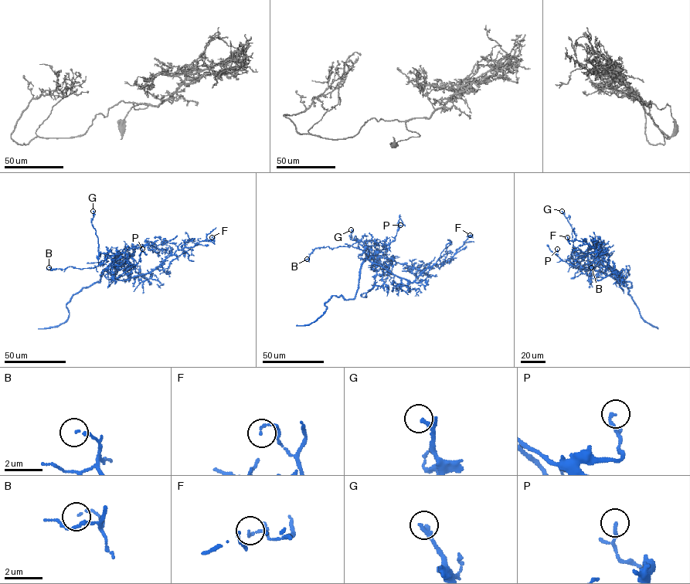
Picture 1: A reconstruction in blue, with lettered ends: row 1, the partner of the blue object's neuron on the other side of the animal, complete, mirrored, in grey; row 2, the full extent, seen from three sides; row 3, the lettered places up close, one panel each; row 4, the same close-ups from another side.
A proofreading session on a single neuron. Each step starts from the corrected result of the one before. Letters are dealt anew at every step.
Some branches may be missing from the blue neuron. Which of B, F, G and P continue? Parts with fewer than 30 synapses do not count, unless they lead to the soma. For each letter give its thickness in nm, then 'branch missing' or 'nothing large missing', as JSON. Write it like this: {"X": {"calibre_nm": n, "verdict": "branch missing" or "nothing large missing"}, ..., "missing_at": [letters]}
{"B": {"calibre_nm": 110, "verdict": "nothing large missing"}, "F": {"calibre_nm": 100, "verdict": "nothing large missing"}, "G": {"calibre_nm": 160, "verdict": "nothing large missing"}, "P": {"calibre_nm": 160, "verdict": "nothing large missing"}, "missing_at": []}

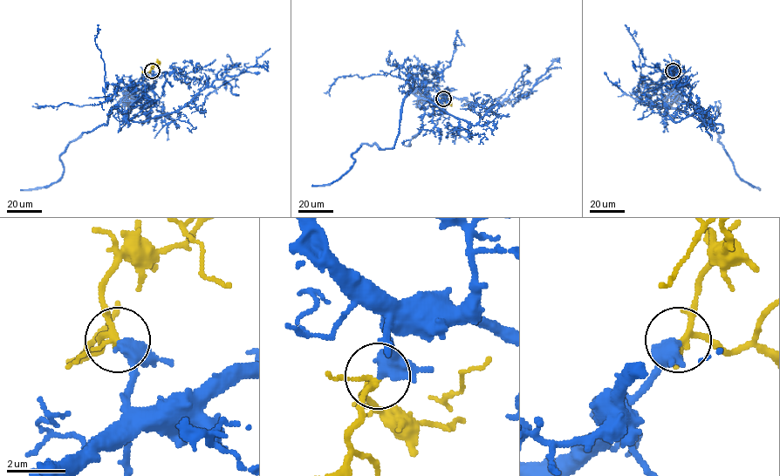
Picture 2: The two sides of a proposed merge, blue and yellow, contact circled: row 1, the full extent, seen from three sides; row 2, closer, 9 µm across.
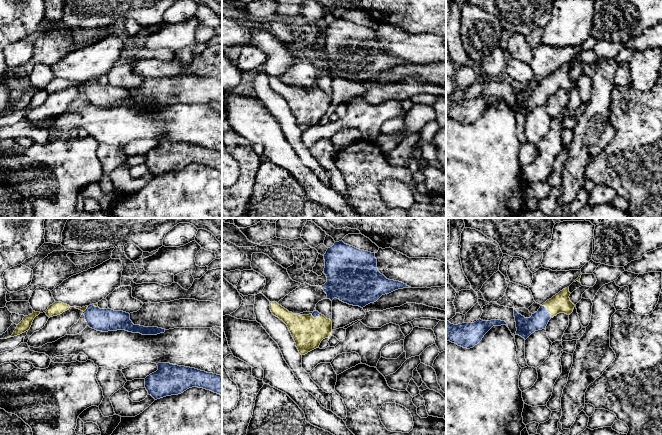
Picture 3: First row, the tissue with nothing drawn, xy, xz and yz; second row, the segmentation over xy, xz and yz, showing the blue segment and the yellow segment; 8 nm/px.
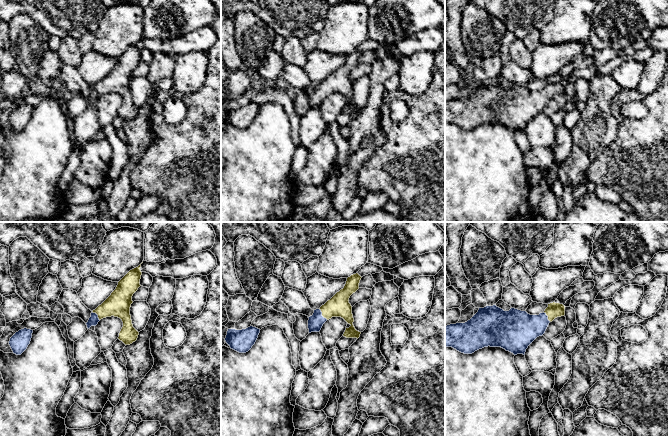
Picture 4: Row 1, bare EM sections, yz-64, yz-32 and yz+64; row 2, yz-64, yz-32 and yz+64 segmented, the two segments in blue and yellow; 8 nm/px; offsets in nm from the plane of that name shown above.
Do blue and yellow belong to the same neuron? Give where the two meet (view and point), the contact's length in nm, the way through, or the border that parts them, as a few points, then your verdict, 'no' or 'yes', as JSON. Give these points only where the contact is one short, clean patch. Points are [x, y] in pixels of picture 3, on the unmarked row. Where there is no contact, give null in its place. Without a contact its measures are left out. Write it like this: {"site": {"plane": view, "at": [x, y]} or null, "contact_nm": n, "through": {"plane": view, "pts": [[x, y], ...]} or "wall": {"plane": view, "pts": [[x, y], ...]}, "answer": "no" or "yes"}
{"site": {"plane": "yz", "at": [547, 86]}, "contact_nm": 130, "through": {"plane": "yz", "pts": [[525, 103], [533, 100], [547, 86], [560, 79]]}, "answer": "yes"}

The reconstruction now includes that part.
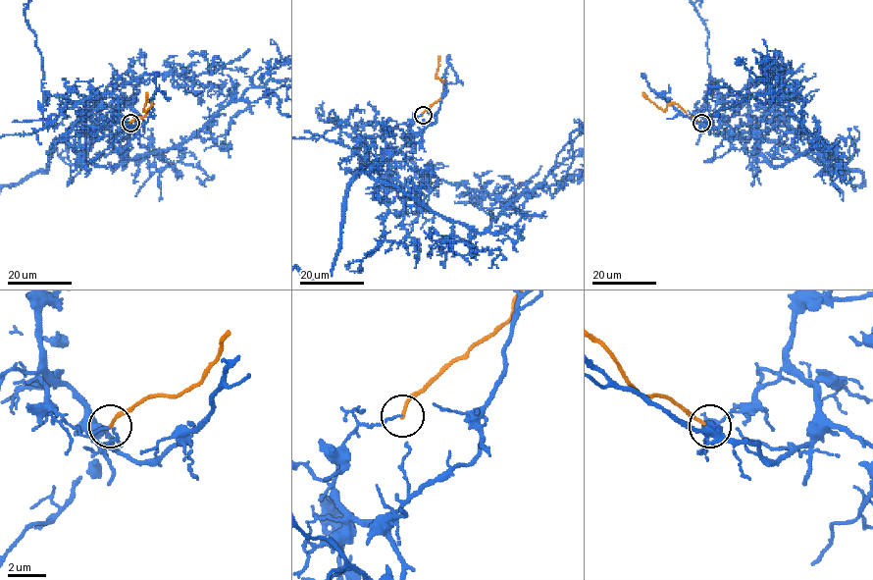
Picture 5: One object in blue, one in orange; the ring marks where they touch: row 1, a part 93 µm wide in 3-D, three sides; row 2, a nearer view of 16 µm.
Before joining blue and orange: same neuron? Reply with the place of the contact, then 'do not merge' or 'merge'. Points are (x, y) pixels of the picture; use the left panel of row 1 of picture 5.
at (130, 123); do not merge

